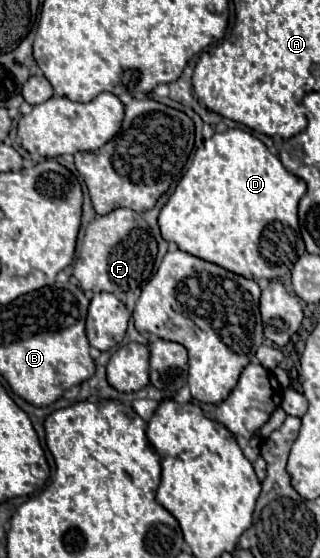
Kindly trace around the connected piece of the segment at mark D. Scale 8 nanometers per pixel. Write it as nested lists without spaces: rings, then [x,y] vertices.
[[[232,128],[224,134],[214,134],[210,140],[204,140],[204,144],[196,150],[190,168],[160,210],[158,224],[162,238],[166,242],[174,242],[182,252],[218,264],[224,270],[250,280],[278,280],[292,270],[298,258],[298,202],[304,194],[304,182],[292,176],[258,138],[254,138],[250,132]]]

